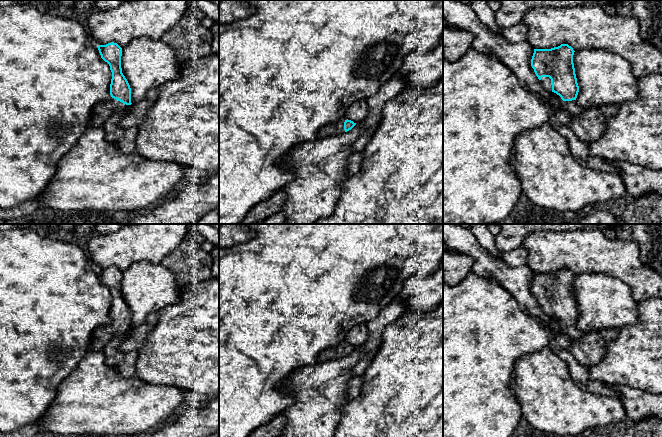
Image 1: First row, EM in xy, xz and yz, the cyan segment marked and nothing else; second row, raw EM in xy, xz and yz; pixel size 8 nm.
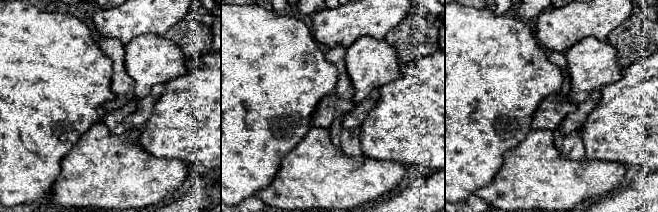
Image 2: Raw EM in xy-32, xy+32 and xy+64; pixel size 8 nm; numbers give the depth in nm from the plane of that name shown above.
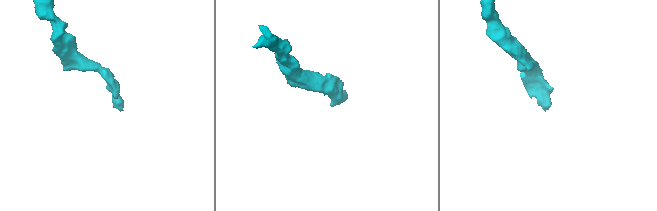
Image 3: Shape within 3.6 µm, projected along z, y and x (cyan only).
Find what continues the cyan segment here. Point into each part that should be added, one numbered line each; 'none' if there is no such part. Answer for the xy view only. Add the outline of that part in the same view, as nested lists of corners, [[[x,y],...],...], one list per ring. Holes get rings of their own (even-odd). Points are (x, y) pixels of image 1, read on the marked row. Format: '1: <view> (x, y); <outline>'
1: xy (102, 111); [[[110,98],[109,100],[98,103],[94,107],[93,115],[90,120],[90,126],[103,127],[104,122],[117,113],[125,113],[130,108],[130,105]]]

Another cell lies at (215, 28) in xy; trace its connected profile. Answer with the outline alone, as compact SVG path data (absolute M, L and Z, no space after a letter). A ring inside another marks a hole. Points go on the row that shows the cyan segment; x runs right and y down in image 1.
M215 21L212 28L212 45L211 51L212 53L219 53L219 21Z

